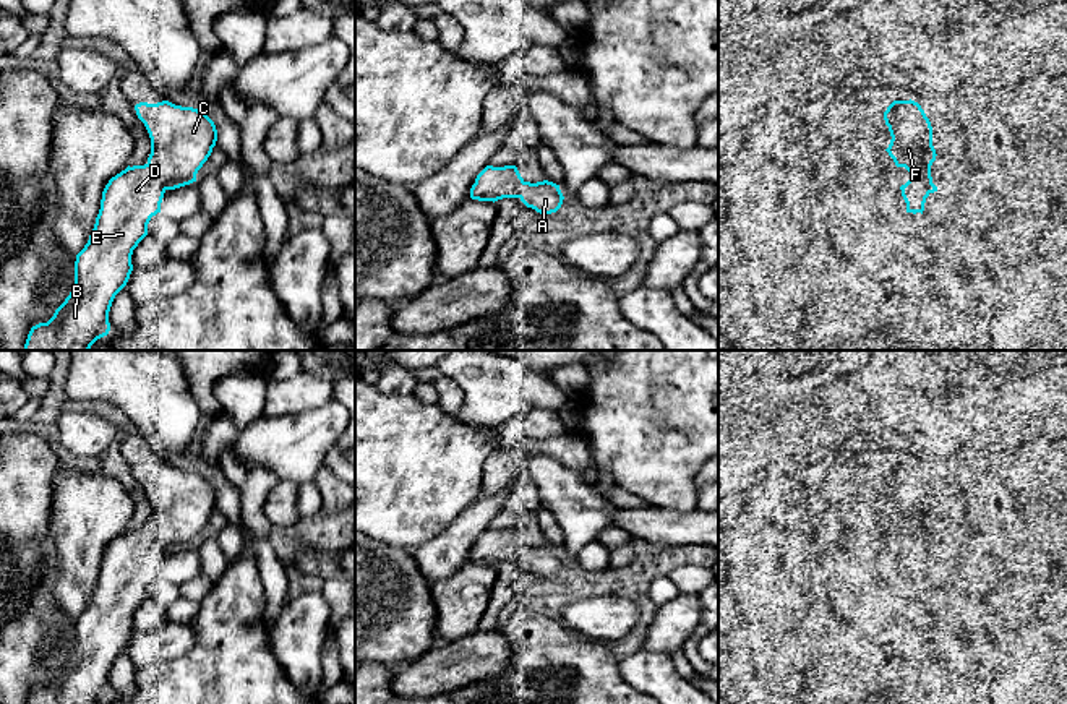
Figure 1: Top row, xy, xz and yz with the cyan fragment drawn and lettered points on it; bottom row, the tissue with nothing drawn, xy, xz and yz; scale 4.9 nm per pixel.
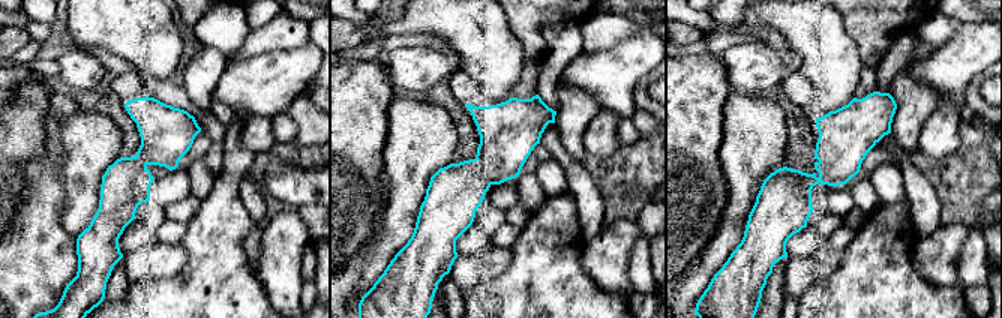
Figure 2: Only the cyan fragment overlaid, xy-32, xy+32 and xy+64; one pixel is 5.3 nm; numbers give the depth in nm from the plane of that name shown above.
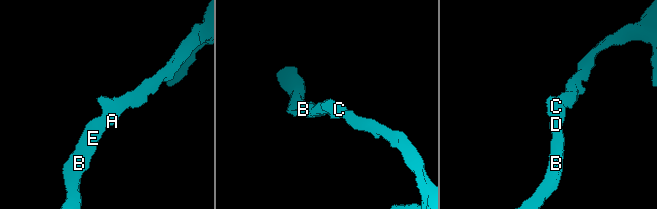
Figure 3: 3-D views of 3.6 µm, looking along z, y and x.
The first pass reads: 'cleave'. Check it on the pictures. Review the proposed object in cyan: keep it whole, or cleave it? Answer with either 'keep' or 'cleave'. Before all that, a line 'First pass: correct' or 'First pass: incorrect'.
First pass: incorrect
keep

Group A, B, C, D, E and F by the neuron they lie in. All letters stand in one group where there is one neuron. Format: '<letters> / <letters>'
A B C D E F

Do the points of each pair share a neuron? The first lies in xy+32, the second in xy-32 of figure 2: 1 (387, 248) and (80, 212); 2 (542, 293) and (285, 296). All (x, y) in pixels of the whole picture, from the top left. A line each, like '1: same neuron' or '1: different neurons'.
1: same neuron
2: different neurons

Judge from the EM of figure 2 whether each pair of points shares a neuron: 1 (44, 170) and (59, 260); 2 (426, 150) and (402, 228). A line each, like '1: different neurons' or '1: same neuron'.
1: same neuron
2: same neuron

